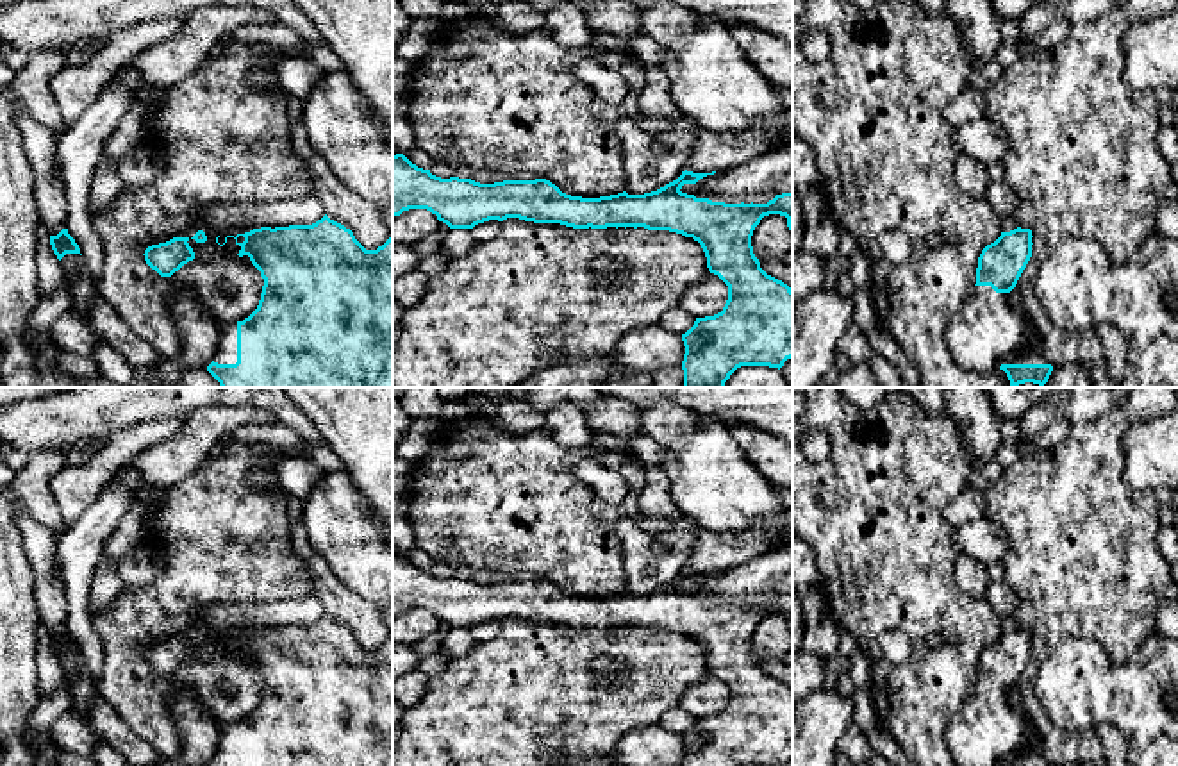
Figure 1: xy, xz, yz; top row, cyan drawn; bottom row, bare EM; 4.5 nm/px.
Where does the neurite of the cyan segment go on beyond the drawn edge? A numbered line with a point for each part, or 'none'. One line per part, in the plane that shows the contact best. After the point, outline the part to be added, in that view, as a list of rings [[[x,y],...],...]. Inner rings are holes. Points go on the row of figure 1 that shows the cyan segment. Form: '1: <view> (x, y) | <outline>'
1: xy (227, 343) | [[[237,323],[220,327],[218,350],[212,361],[218,364],[237,362]]]

